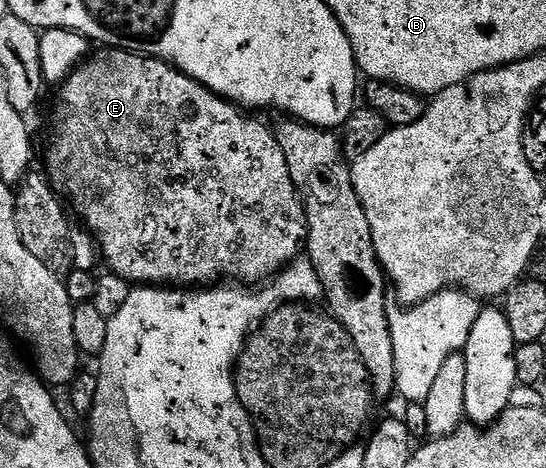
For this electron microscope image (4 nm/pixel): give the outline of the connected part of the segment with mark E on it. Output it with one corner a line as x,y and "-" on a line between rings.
114,48
99,53
103,54
92,53
84,58
58,87
59,95
51,110
45,177
54,186
55,193
65,199
73,214
75,209
76,216
88,226
84,227
93,235
98,253
102,261
103,258
107,261
106,269
110,273
132,284
164,288
207,288
224,280
234,280
239,284
263,284
304,253
307,245
307,213
303,198
293,184
293,176
289,176
285,152
281,152
281,144
275,139
275,131
270,125
258,122
255,119
258,117
244,112
235,103
228,102
160,58

